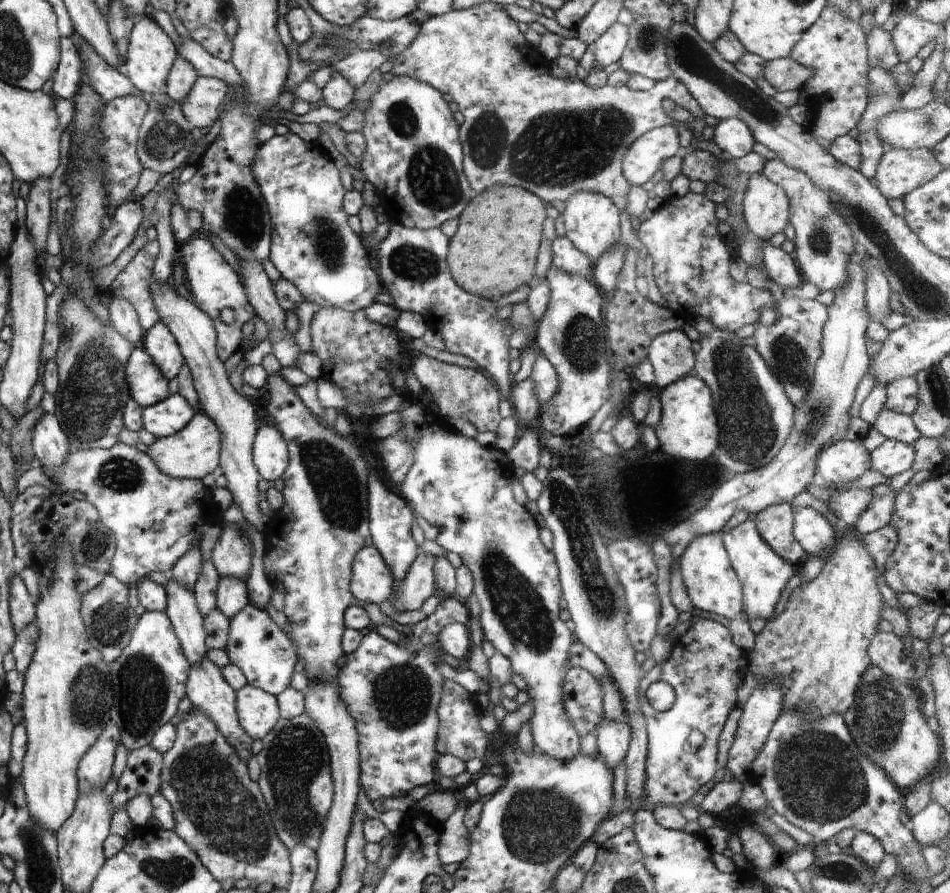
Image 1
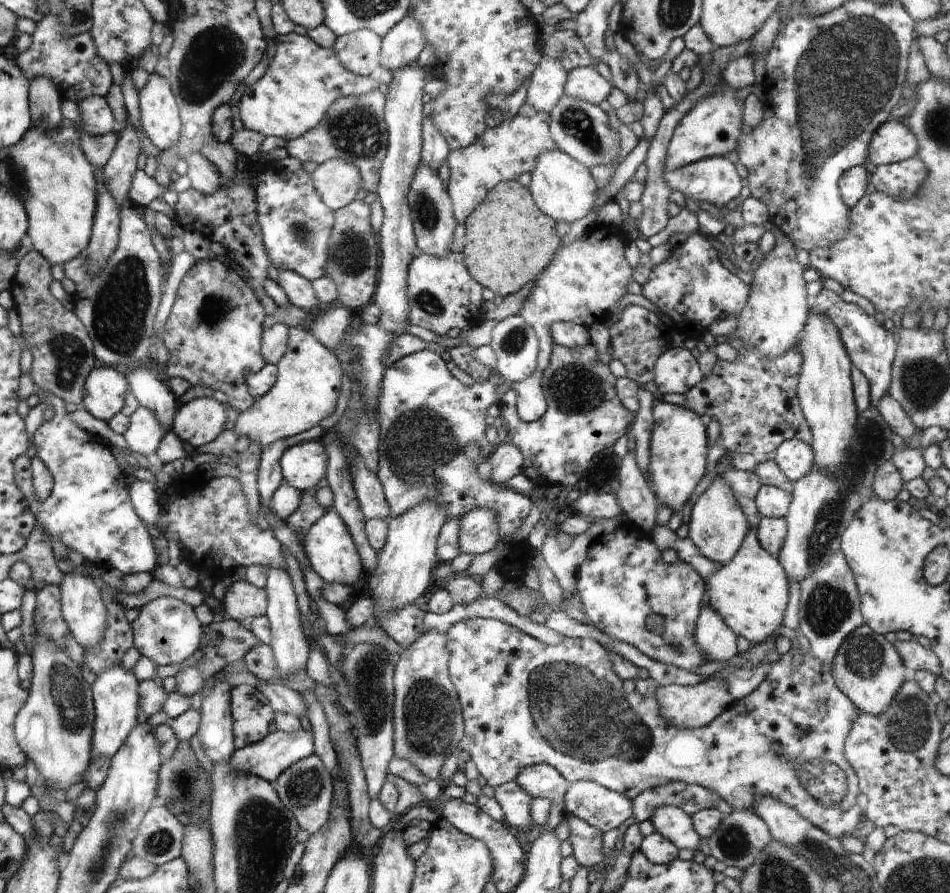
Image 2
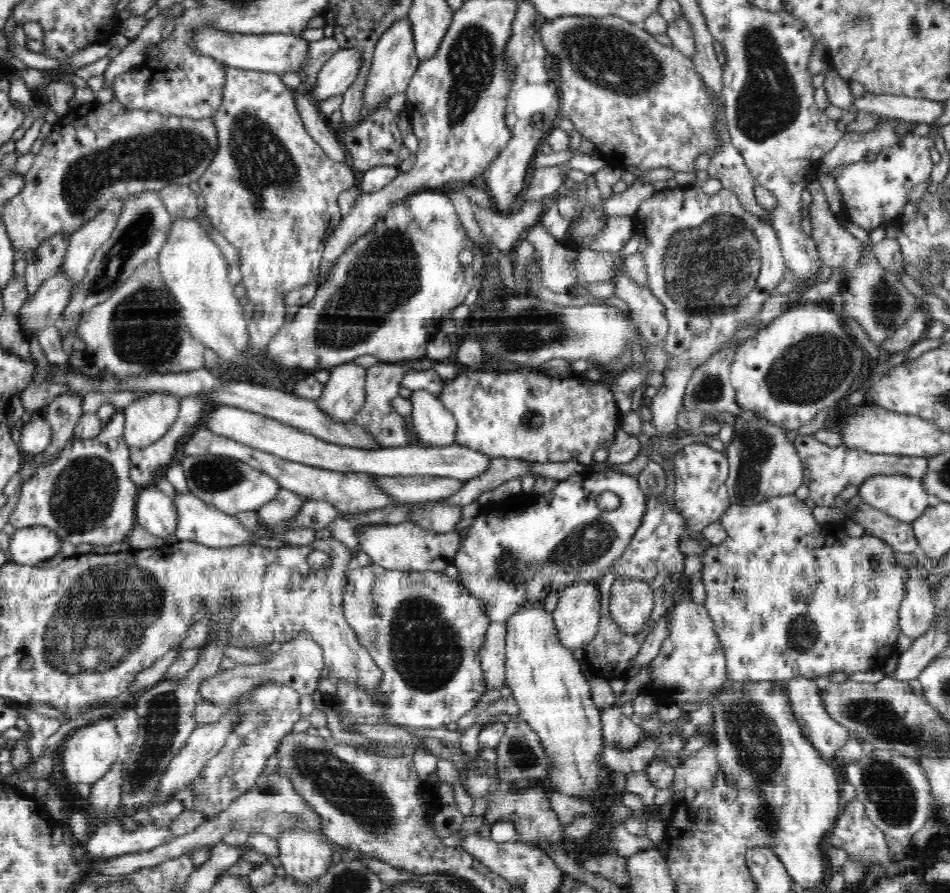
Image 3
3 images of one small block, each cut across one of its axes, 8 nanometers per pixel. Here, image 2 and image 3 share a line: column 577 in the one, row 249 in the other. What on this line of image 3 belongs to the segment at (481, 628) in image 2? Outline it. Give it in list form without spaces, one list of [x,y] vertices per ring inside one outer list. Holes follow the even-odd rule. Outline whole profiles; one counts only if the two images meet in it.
[[[700,184],[660,190],[640,204],[639,210],[632,217],[632,223],[635,224],[634,234],[639,238],[638,252],[642,253],[647,266],[648,287],[665,306],[669,322],[664,347],[671,358],[671,364],[662,374],[663,386],[652,397],[651,424],[663,438],[678,440],[682,433],[676,420],[693,372],[710,360],[741,324],[759,313],[764,302],[777,293],[776,286],[784,276],[786,265],[774,228],[747,212],[736,193],[730,189],[723,188],[712,195],[702,191]]]

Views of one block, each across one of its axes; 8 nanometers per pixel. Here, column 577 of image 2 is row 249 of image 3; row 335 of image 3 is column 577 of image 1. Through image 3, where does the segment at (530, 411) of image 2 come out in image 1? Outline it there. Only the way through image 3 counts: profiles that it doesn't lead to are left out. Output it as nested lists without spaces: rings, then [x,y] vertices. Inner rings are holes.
[[[566,236],[556,237],[551,244],[552,264],[562,272],[578,274],[584,278],[593,278],[594,263],[578,250]]]

